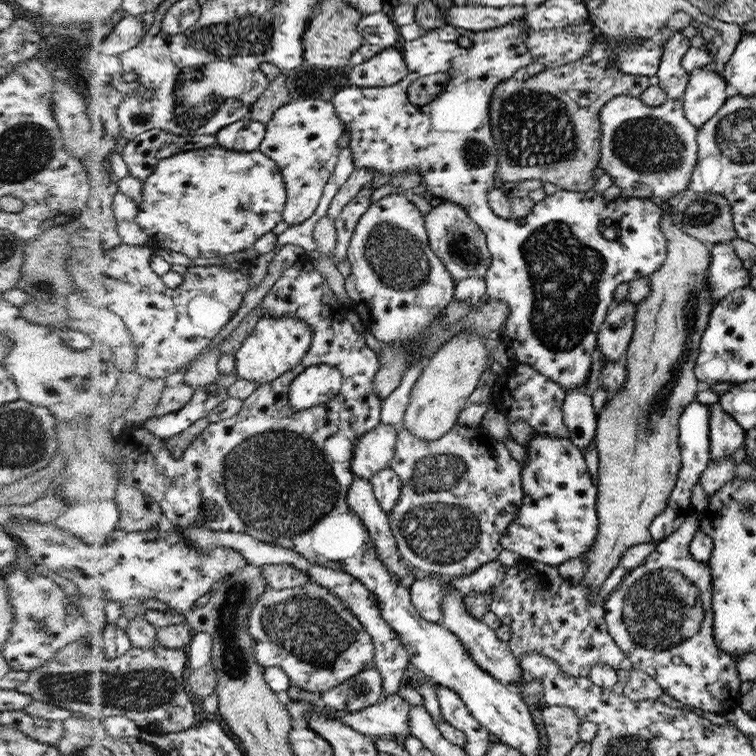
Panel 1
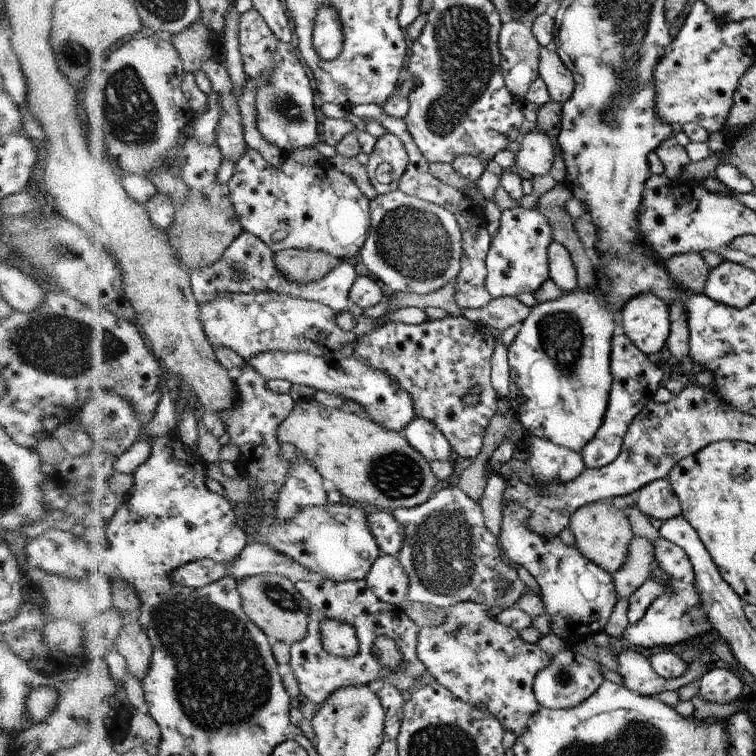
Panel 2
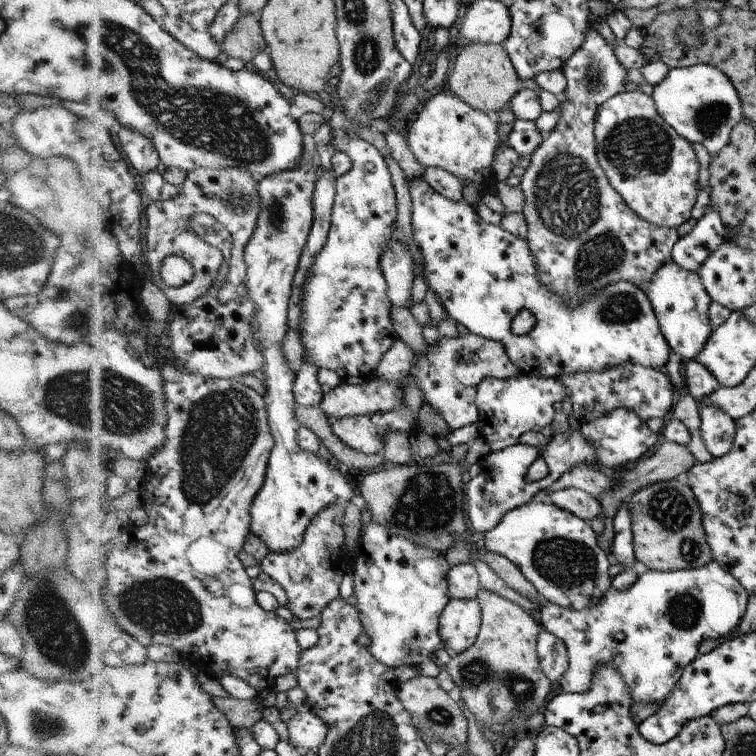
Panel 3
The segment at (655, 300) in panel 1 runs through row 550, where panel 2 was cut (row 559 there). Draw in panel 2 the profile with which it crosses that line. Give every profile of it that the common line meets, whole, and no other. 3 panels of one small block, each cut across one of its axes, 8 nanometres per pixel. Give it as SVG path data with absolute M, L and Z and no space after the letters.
M595 502L586 507L580 507L570 519L567 526L575 536L575 547L594 564L605 571L614 574L626 560L628 545L634 533L624 512L612 502Z

